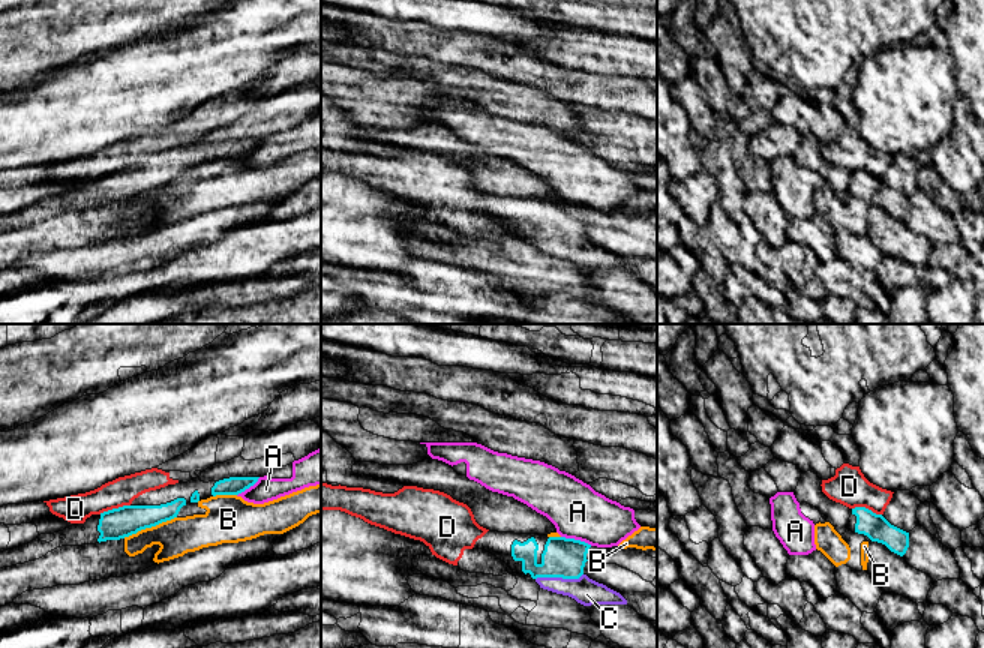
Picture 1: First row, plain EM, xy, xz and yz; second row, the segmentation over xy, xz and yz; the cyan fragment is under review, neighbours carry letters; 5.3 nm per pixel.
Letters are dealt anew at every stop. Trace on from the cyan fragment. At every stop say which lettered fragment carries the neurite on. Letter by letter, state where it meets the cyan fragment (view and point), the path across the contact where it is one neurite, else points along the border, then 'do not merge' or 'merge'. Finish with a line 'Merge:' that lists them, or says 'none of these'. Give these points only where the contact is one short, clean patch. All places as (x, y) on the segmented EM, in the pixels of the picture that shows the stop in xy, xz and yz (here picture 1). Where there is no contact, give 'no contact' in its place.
A: xz (576, 540) | along xz (561, 536), (579, 539), (591, 545) | do not merge
B: xy (149, 527) | do not merge
C: xz (558, 576) | across xz (566, 558), (558, 576), (567, 578), (584, 590) | merge
D: xy (114, 509) | along xy (129, 504), (99, 513) | do not merge
Merge: C

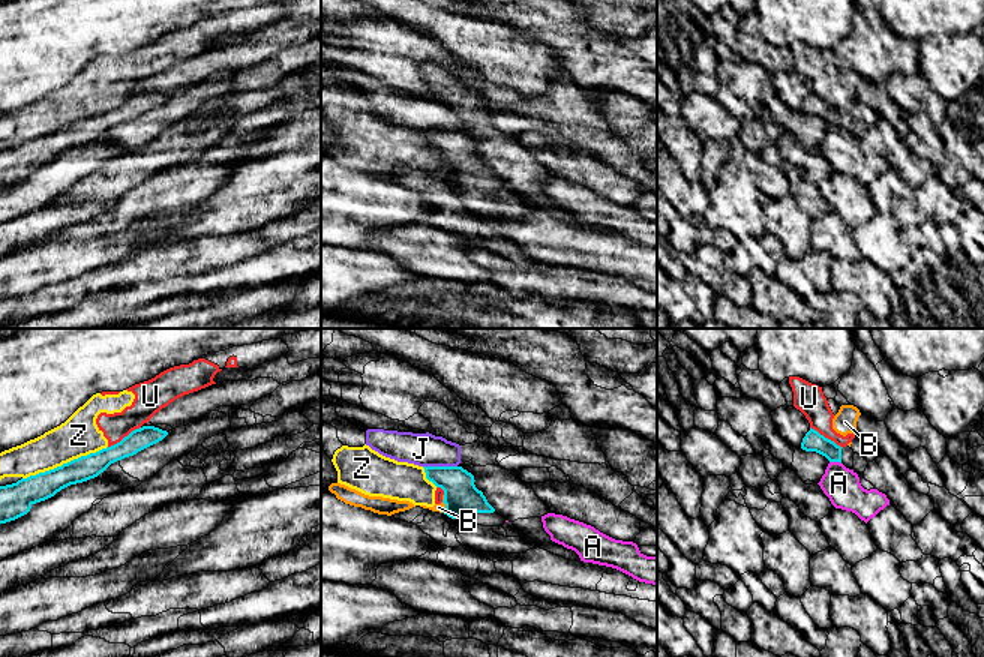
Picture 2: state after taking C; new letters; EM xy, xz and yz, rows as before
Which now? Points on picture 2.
A: yz (836, 461) | along yz (830, 461), (840, 464) | do not merge
B: xz (444, 503) | along xz (443, 495), (444, 509), (441, 512) | do not merge
J: xz (440, 467) | along xz (423, 465), (456, 467) | do not merge
U: xy (125, 437) | along xy (140, 426), (108, 447) | do not merge
Z: xy (65, 464) | do not merge
Merge: none of these

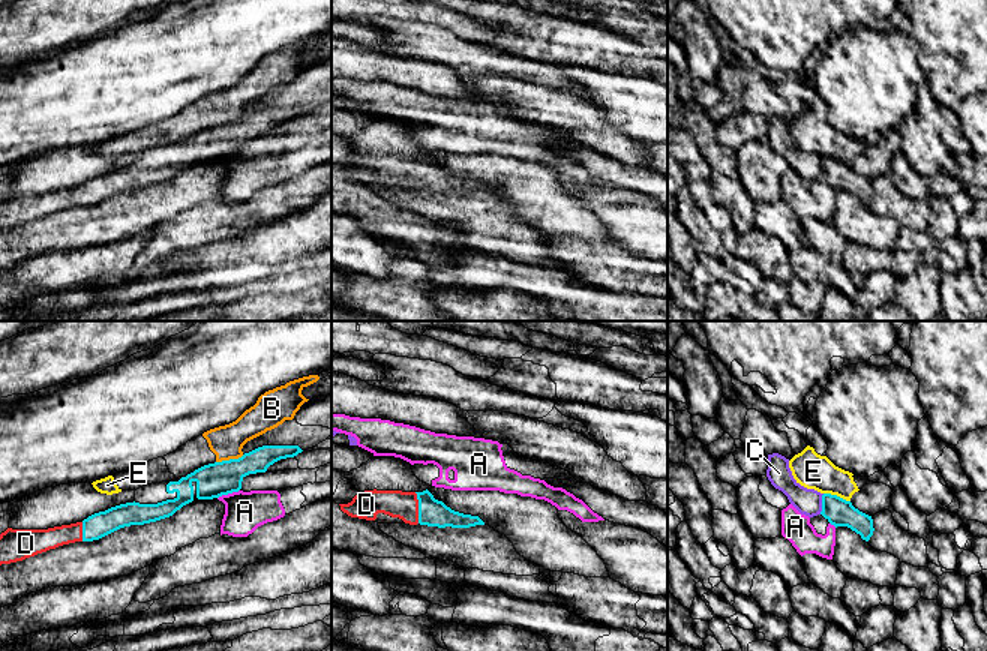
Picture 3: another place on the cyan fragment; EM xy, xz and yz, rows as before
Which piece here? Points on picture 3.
A: xy (228, 492) | do not merge
B: xy (230, 459) | do not merge
C: yz (822, 504) | do not merge
D: xz (419, 507) | across xz (431, 512), (419, 507), (399, 504) | merge
E: yz (836, 495) | along yz (824, 492), (849, 501) | do not merge
Merge: D

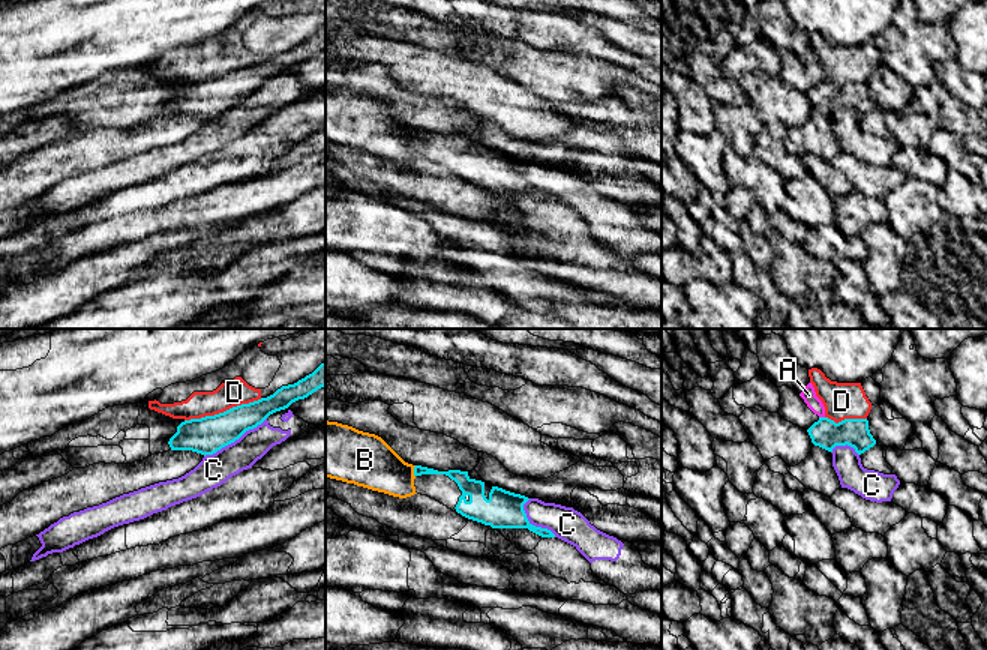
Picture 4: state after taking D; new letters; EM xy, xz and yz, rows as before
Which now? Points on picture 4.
A: yz (822, 418) | along yz (819, 416), (824, 418) | do not merge
B: xz (414, 472) | along xz (416, 466), (414, 476) | do not merge
C: xy (234, 440) | do not merge
D: xy (224, 412) | do not merge
Merge: none of these

